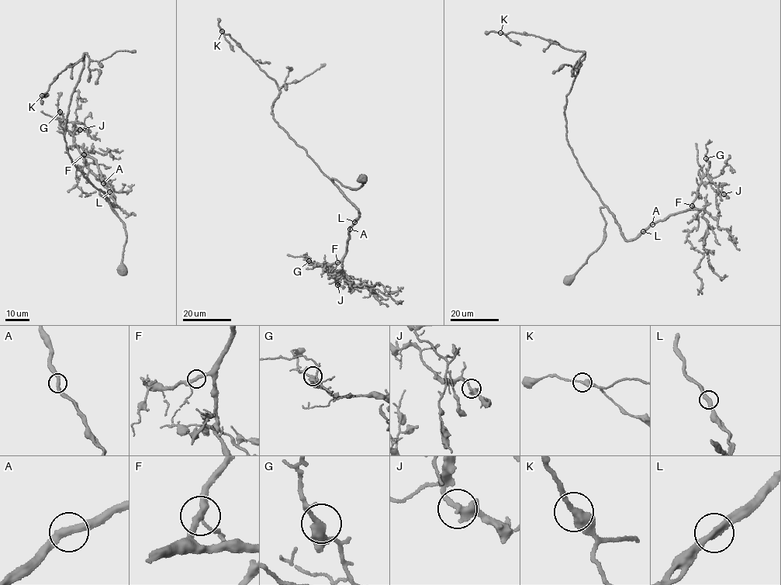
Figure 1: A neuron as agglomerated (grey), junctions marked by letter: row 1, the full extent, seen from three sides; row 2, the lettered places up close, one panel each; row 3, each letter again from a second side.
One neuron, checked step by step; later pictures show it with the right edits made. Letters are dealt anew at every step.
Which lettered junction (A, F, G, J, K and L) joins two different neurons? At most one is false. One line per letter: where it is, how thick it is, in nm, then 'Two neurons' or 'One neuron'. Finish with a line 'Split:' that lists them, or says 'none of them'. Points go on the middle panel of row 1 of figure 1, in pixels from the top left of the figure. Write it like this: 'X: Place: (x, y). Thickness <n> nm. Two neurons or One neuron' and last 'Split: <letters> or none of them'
A: Place: (350, 229). Thickness 360 nm. One neuron
F: Place: (337, 262). Thickness 360 nm. One neuron
G: Place: (309, 261). Thickness 380 nm. One neuron
J: Place: (337, 285). Thickness 360 nm. One neuron
K: Place: (222, 31). Thickness 360 nm. One neuron
L: Place: (354, 222). Thickness 360 nm. One neuron
Split: none of them

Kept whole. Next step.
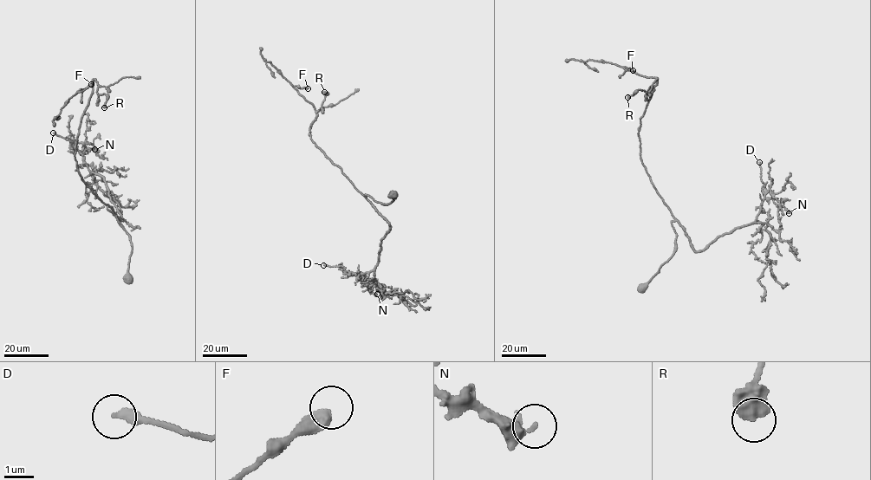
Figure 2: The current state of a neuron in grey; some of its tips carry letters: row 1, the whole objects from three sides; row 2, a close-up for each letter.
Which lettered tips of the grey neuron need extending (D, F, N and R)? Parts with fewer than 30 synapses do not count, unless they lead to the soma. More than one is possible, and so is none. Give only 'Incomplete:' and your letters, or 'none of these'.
Incomplete: N

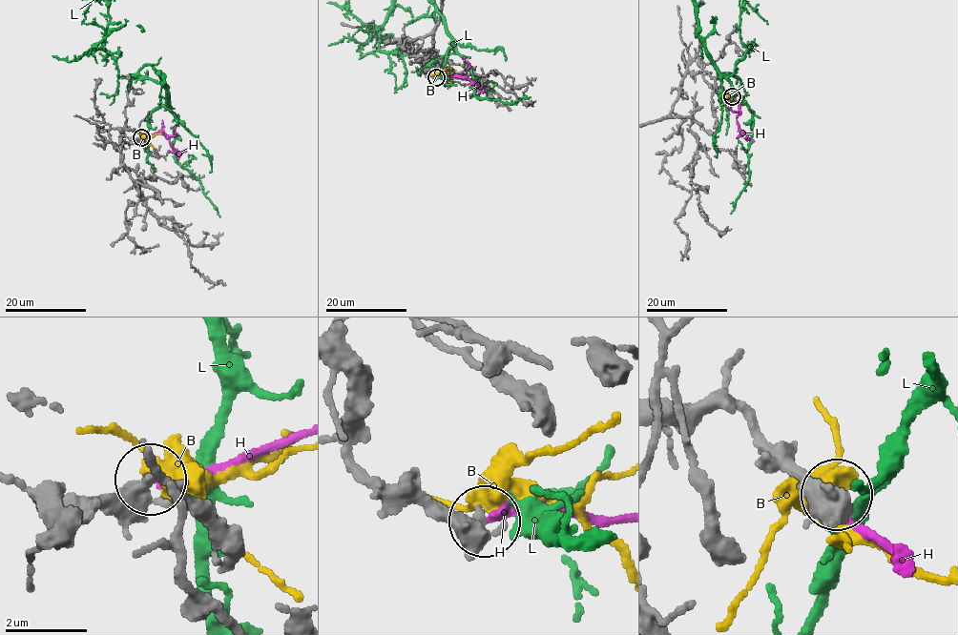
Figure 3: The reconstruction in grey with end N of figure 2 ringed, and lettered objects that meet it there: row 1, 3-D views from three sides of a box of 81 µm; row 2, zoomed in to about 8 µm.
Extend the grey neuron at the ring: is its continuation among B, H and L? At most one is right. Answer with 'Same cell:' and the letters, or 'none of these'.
Same cell: H

